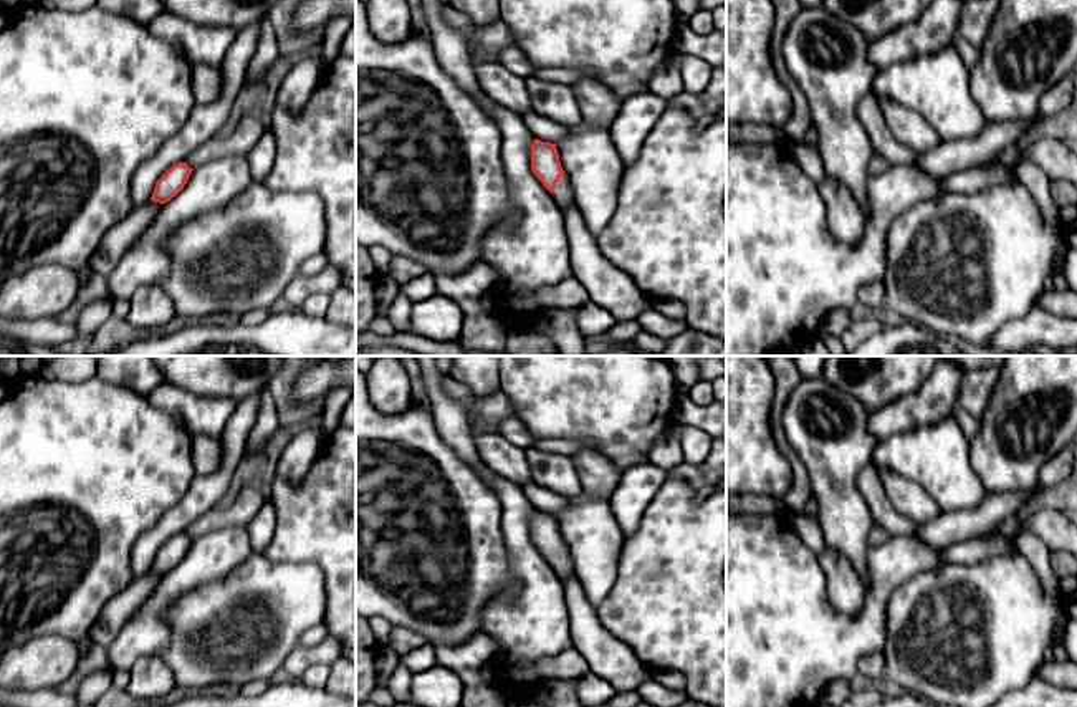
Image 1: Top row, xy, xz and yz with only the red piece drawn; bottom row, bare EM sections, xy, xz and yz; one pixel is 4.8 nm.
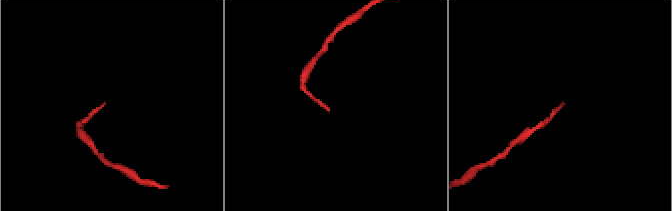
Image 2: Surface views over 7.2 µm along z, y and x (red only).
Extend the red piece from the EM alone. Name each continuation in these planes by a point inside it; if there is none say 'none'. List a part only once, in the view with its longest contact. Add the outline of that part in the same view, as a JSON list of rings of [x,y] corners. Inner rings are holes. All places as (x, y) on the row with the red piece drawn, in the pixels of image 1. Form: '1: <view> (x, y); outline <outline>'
1: xz (563, 194); outline [[[566,176],[559,177],[556,189],[551,192],[551,197],[559,205],[576,205],[576,197]]]

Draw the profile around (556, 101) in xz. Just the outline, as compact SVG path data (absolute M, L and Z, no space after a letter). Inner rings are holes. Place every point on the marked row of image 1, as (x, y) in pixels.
M533 76L524 78L531 109L566 127L584 121L572 84L551 83Z

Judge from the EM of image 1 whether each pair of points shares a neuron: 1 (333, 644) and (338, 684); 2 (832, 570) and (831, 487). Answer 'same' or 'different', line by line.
1: different
2: different

